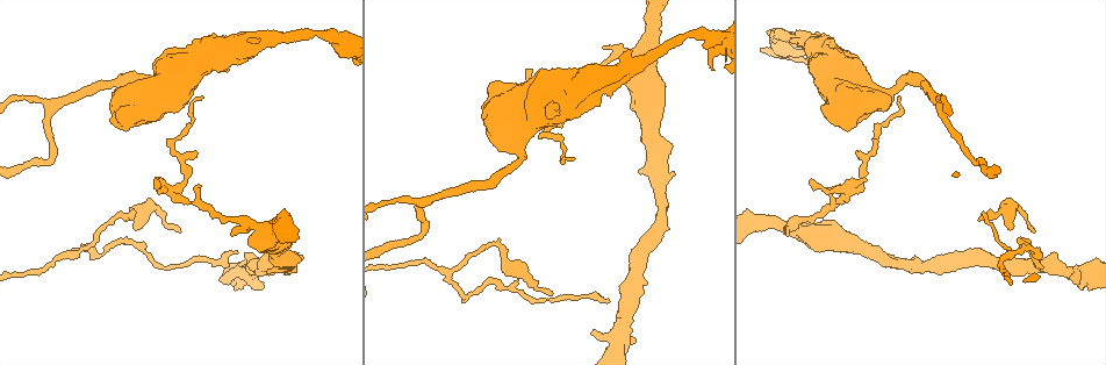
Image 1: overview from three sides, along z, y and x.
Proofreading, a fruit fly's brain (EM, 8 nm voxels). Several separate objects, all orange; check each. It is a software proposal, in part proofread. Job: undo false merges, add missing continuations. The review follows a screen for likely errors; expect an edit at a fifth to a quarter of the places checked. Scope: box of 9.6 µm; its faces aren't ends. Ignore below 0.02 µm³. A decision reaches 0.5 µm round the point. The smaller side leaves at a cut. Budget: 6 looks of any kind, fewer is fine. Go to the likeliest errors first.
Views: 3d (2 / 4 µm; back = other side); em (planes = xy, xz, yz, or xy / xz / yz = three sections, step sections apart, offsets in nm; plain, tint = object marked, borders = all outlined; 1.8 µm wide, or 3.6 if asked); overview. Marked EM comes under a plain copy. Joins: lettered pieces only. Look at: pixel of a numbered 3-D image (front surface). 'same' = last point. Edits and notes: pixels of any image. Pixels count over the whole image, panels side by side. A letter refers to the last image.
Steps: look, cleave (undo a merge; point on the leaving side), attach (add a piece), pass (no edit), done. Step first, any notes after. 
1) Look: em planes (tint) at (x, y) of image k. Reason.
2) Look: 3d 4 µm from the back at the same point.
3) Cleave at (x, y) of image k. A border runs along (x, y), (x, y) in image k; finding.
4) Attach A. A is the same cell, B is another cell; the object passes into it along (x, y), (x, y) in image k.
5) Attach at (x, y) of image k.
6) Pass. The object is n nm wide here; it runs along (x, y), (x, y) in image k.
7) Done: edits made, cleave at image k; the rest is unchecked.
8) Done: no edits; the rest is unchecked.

Look: em 3.6 µm xy step 16 (tint) at (251, 224) of image 1.

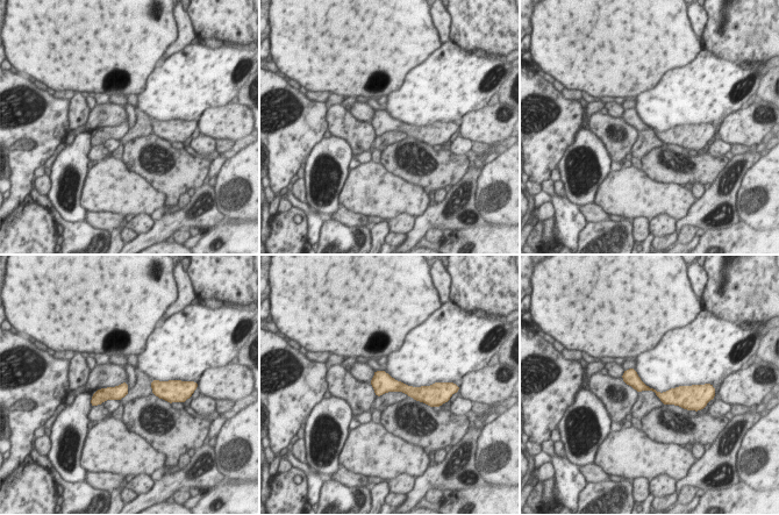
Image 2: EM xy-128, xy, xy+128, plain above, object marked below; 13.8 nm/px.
Look: em 3.6 µm yz step 8 (borders) at the same point. Cut it another way.

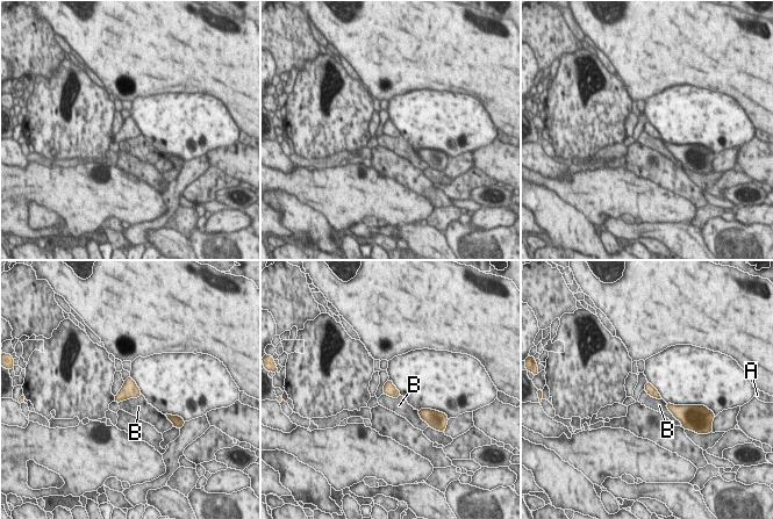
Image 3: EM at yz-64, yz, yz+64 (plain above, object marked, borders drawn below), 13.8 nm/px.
Pass. The longest contact is with B, 340 nm; A and B are other cells; a border runs along (141, 394), (119, 403) in image 3; all the same neuron.

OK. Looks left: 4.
Look: em xy step 8 (borders) at (810, 182) of image 1. Tapers out.

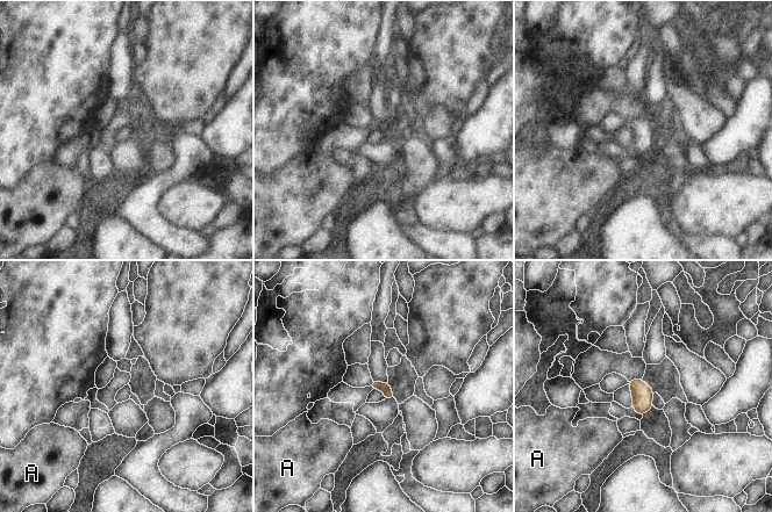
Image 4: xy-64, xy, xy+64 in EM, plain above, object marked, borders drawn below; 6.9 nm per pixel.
Look: em planes (borders) at the same point. Cut it another way.

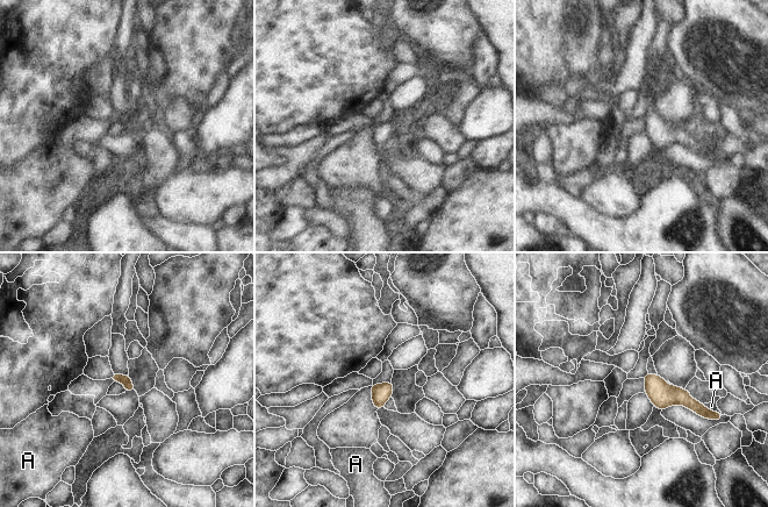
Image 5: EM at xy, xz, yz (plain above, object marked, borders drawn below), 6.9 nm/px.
Pass. The object is 80 nm wide here; A is another cell; it runs along (647, 377), (707, 414) in image 5; none of them fits.

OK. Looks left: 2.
Look: em 3.6 µm planes (borders) at (1073, 278) of image 1. Free end.

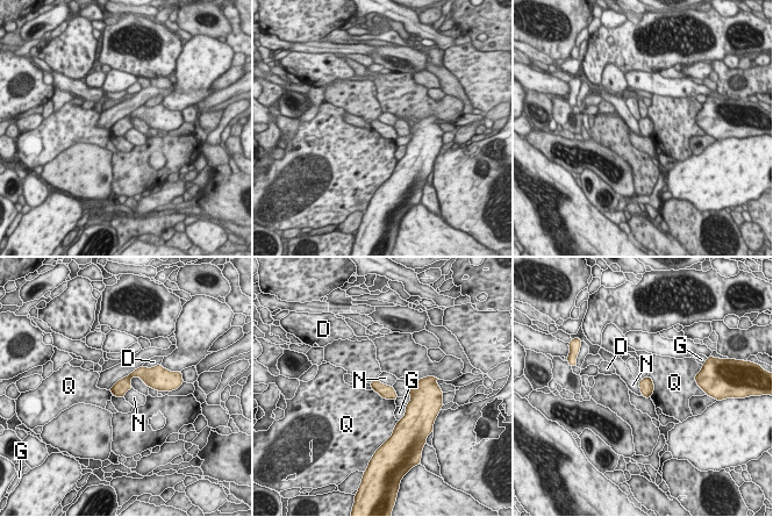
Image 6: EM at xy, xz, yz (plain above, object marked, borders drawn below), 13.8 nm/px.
Pass. The object is 190 nm wide here; D, G, N and Q are other cells; it runs along (156, 386), (133, 374), (114, 390) in image 6; none of them fits.

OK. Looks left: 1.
Done: no edits; the rest is unchecked.

